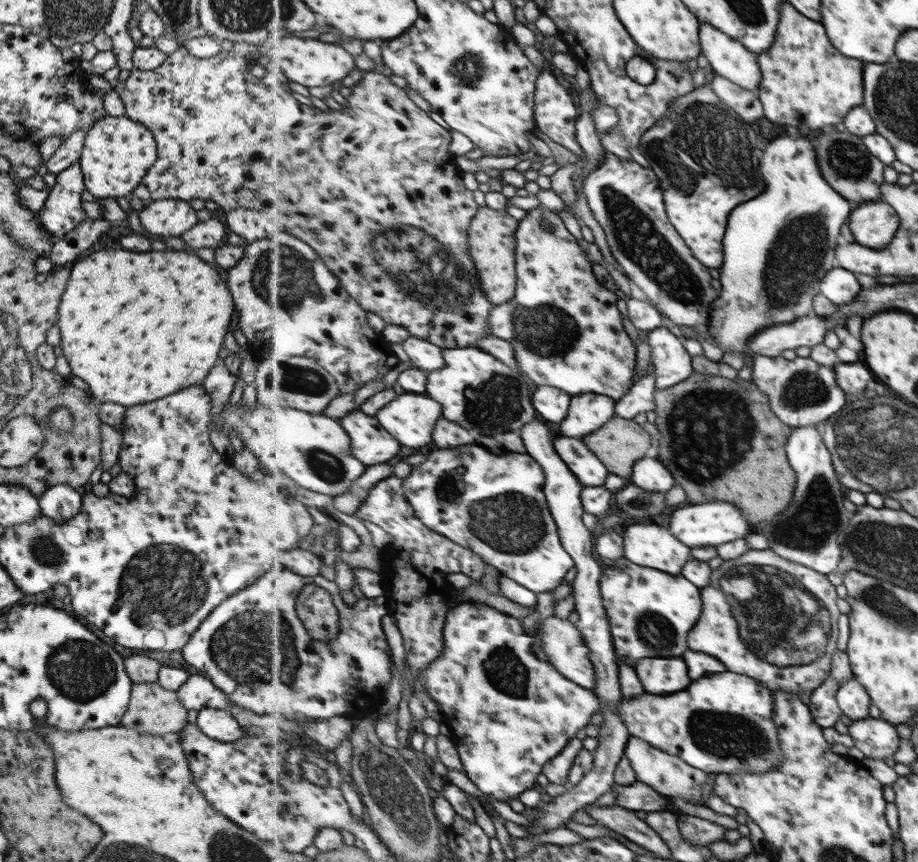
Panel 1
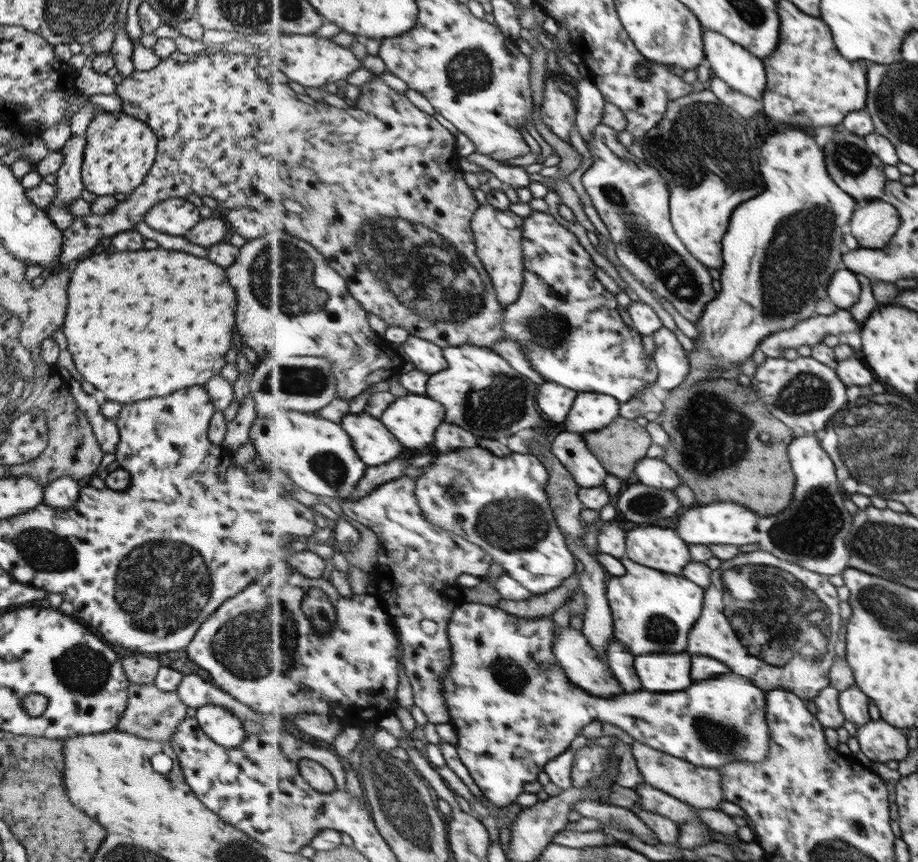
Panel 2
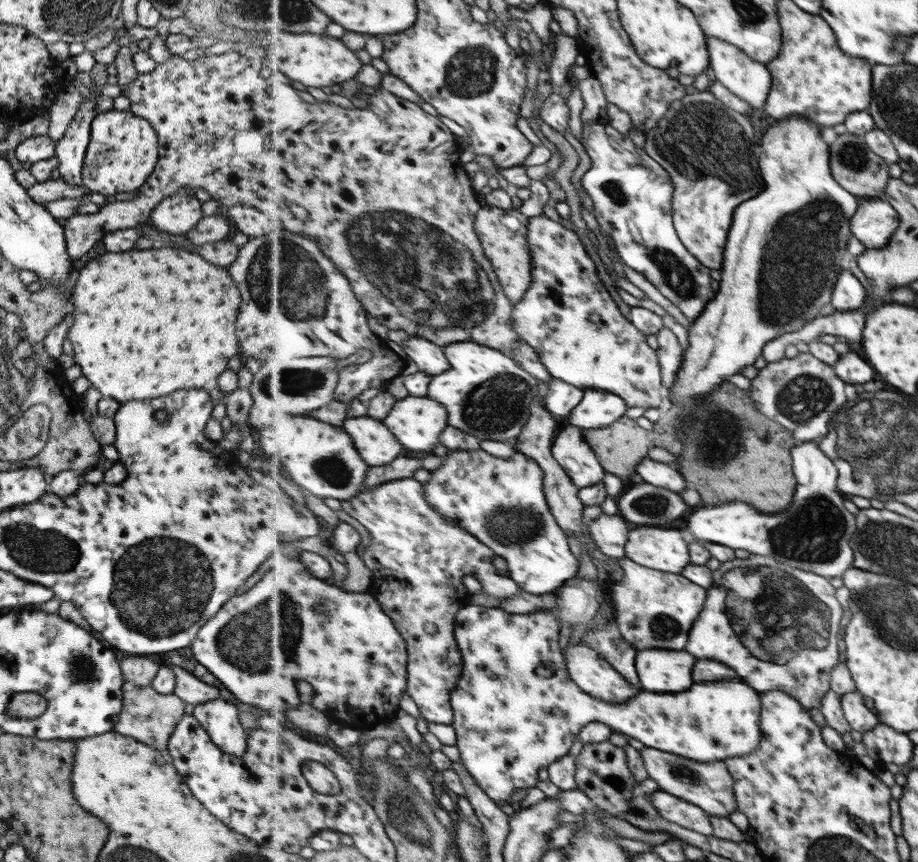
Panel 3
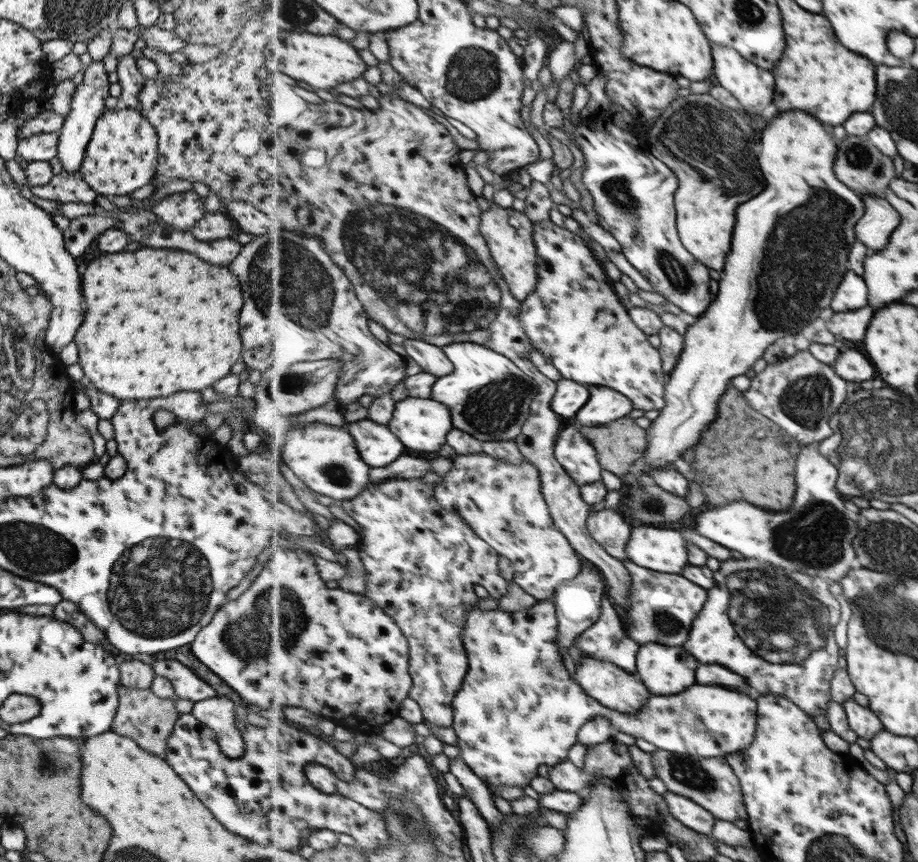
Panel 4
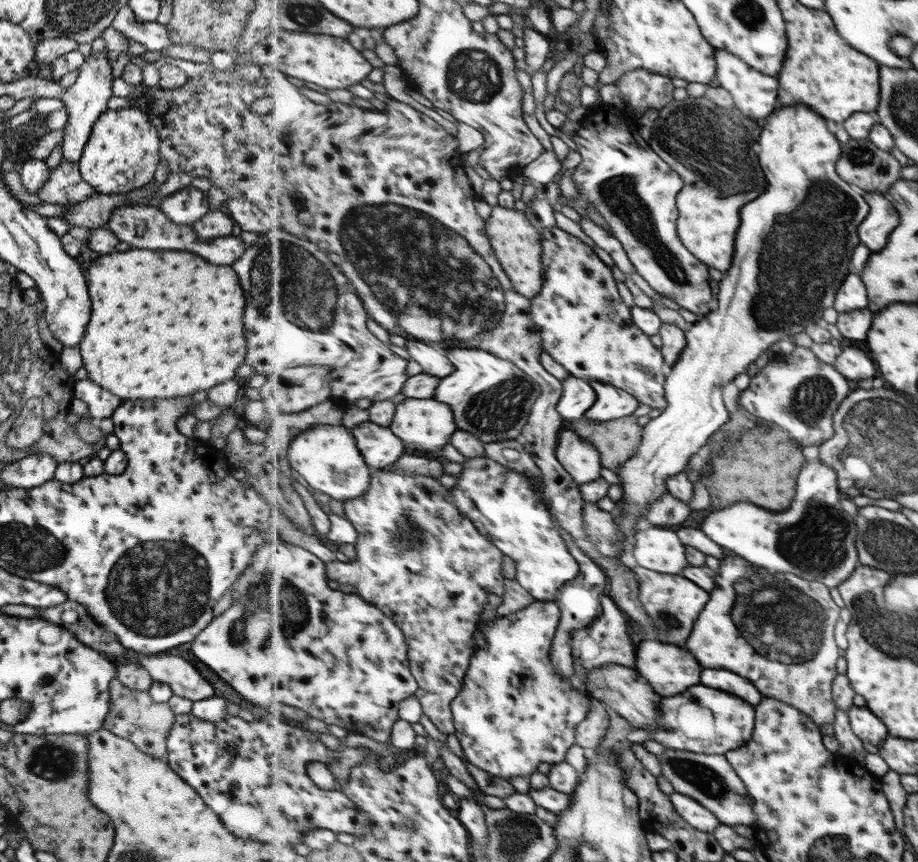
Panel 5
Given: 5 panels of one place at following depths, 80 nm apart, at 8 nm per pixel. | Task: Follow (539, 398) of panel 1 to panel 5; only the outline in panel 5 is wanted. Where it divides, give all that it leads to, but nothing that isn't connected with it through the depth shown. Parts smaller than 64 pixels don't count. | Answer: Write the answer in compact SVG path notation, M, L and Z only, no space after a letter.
M573 376L564 380L563 397L557 408L567 424L585 417L586 412L595 403L597 403L597 392L589 380Z

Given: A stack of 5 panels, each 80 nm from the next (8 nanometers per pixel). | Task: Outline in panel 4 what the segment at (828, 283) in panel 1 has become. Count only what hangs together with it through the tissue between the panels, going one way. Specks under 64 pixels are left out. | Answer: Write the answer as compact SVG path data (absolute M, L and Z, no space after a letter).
M847 272L843 284L839 286L839 292L832 300L831 308L839 313L857 310L863 306L867 306L867 284L855 272Z

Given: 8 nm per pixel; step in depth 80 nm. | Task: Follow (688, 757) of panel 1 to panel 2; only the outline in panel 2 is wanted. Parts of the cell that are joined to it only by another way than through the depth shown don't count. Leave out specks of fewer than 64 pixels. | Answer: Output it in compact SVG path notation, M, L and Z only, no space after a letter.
M464 602L460 606L455 607L455 614L450 620L449 638L452 644L454 663L450 668L450 673L444 680L444 695L446 696L447 706L450 708L451 724L456 728L458 734L458 754L461 761L469 770L471 777L475 780L475 784L483 792L483 795L497 808L506 808L509 804L516 803L519 796L525 793L525 784L538 782L539 774L544 772L545 766L561 756L565 751L569 750L571 742L583 732L583 728L587 724L591 724L593 720L600 722L608 722L621 728L629 734L635 742L647 744L651 748L658 749L666 754L691 761L691 764L701 768L715 768L722 770L727 764L733 761L749 761L755 764L763 764L763 761L769 758L771 752L771 734L770 727L767 724L767 697L766 691L757 688L751 680L745 680L743 676L737 674L723 674L721 678L713 678L713 680L703 680L703 682L695 682L691 688L687 688L687 692L669 692L669 694L653 694L647 690L632 693L623 693L612 698L603 698L595 696L592 693L583 690L574 681L569 680L567 673L563 670L563 665L559 664L558 658L554 654L554 629L556 624L551 617L538 617L535 619L523 618L514 614L509 614L499 607L494 607L479 603Z

